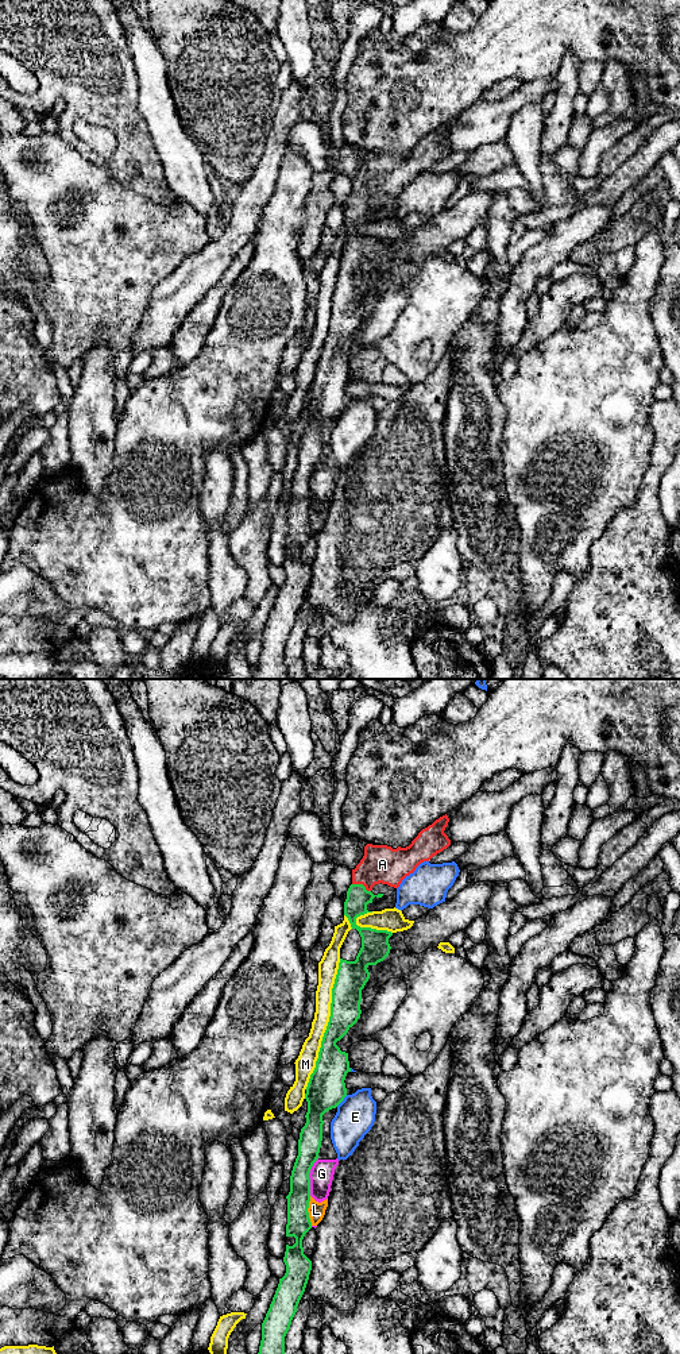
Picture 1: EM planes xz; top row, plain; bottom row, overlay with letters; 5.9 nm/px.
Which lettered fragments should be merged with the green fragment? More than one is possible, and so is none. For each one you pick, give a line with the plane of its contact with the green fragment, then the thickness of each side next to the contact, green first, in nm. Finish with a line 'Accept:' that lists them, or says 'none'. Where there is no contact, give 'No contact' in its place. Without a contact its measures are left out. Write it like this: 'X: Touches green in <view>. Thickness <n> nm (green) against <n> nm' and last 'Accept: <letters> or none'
A: Touches green in xz. Thickness 140 nm (green) against 220 nm
Accept: A

